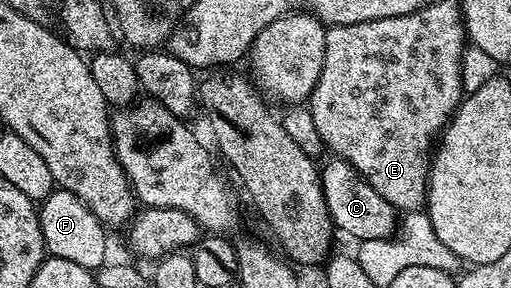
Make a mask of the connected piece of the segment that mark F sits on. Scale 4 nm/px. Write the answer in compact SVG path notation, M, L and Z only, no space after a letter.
M53 190L46 199L40 200L39 214L45 249L52 258L75 261L75 265L83 265L92 272L105 266L105 254L109 251L109 243L105 240L106 224L100 223L88 205L79 197L75 197L75 193Z

